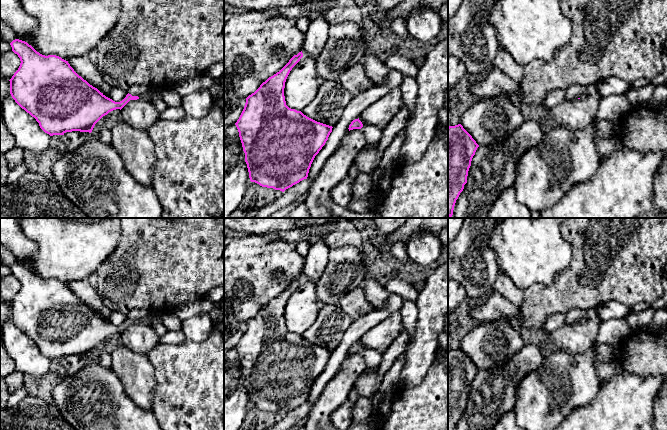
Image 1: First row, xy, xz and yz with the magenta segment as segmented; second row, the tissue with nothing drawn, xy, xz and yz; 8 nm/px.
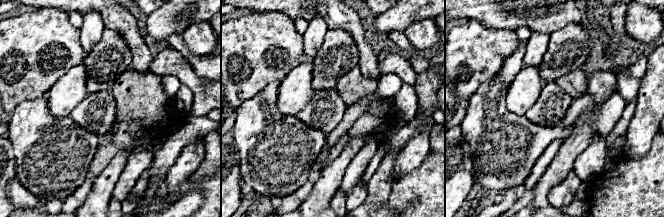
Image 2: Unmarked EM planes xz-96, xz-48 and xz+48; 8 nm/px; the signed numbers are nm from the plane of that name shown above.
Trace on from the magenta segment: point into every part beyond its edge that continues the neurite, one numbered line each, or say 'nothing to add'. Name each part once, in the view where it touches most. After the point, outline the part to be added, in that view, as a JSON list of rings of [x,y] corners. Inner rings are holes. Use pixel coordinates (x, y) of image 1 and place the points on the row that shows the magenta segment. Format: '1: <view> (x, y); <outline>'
1: xz (373, 134); [[[363,125],[361,128],[362,132],[366,136],[365,148],[371,148],[379,144],[382,137],[382,130],[374,125]]]

